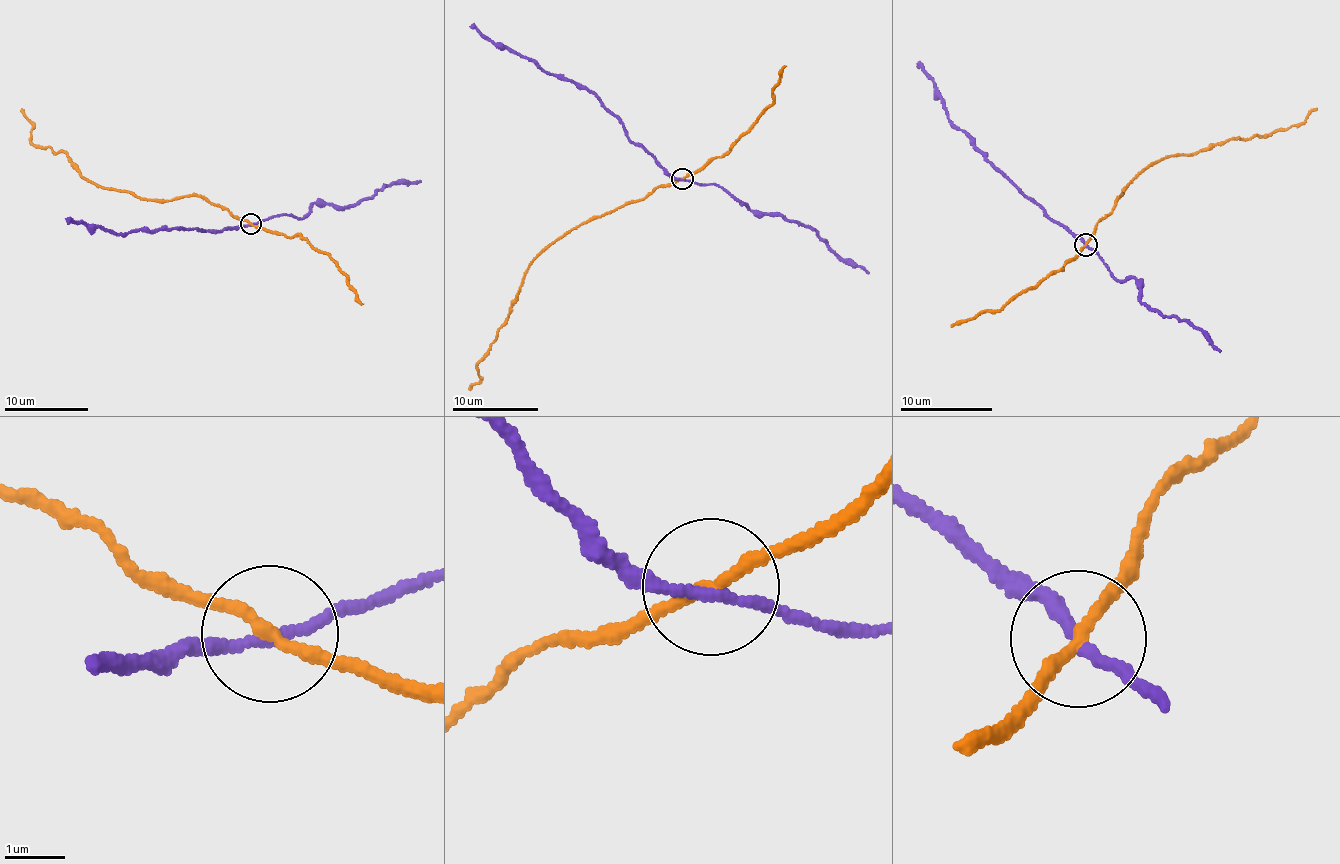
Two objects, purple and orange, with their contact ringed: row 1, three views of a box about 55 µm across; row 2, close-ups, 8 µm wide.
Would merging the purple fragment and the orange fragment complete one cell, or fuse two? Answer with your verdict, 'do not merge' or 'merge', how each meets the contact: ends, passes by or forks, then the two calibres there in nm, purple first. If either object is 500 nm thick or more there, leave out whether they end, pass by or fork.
do not merge; purple passes by; orange passes by; 170 nm thick on the purple side, 200 nm on the other

